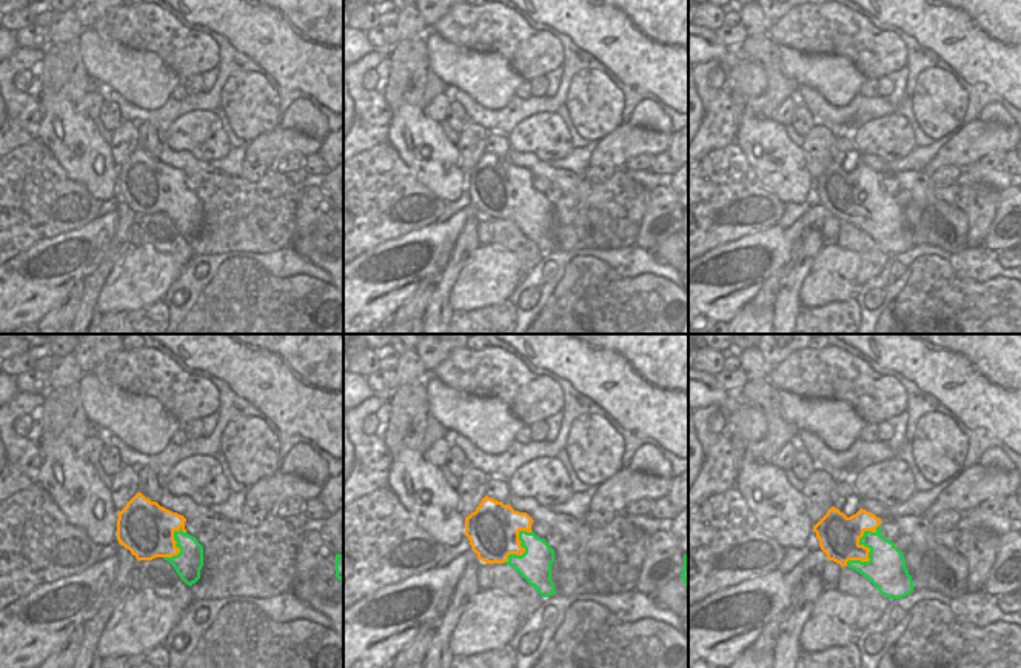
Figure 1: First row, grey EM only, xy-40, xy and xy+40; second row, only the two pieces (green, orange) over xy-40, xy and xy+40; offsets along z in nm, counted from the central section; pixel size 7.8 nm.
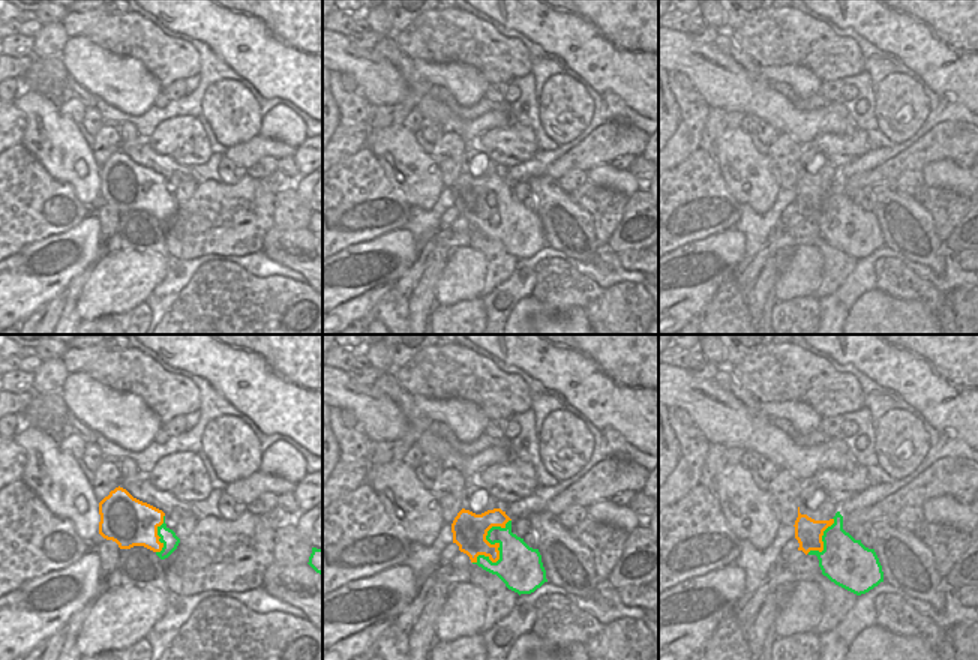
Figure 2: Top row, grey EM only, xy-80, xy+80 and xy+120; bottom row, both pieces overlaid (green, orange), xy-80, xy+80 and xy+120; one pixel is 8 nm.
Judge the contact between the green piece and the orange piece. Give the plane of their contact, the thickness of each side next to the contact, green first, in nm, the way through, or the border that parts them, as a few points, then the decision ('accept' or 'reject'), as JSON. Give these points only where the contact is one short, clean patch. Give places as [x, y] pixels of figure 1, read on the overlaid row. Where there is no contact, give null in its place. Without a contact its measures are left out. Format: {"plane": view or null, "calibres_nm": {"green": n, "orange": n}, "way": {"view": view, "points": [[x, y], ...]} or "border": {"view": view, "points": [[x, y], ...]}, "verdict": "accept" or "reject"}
{"plane": "xy+40", "calibres_nm": {"green": 300, "orange": 280}, "verdict": "accept"}

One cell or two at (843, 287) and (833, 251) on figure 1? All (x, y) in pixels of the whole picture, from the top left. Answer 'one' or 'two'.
one

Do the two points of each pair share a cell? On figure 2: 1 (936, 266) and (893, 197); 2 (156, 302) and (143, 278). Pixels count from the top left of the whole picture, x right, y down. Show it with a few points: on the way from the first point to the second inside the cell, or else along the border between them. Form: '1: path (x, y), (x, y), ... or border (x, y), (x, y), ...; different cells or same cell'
1: path (933, 248), (929, 233), (908, 215); same cell
2: border (170, 263), (165, 278), (144, 302); different cells

